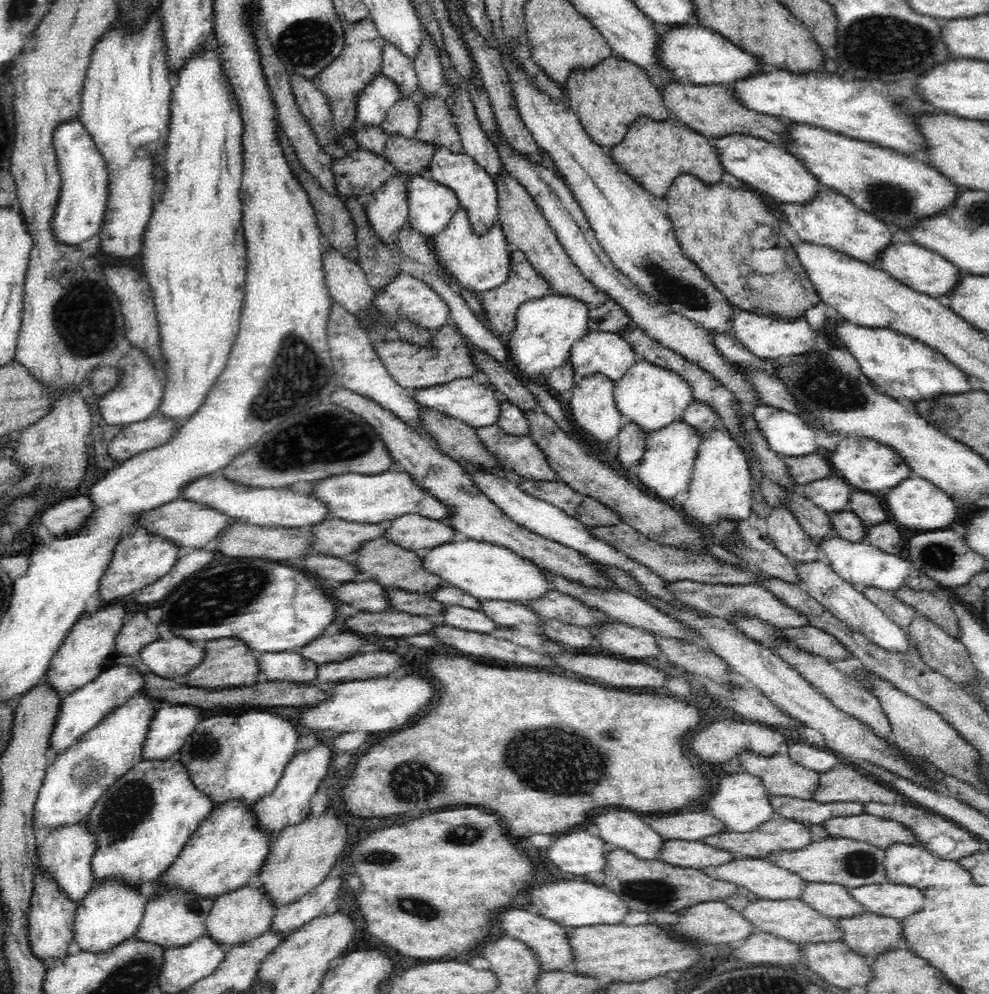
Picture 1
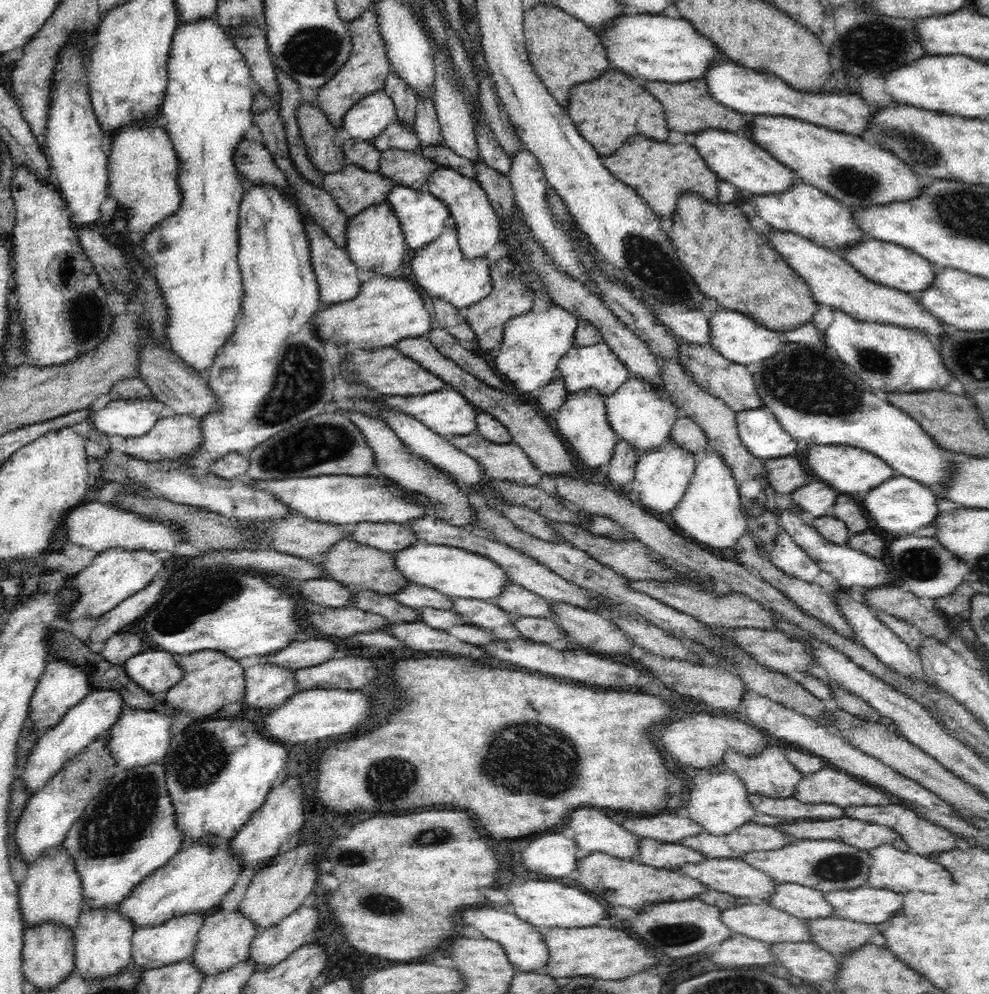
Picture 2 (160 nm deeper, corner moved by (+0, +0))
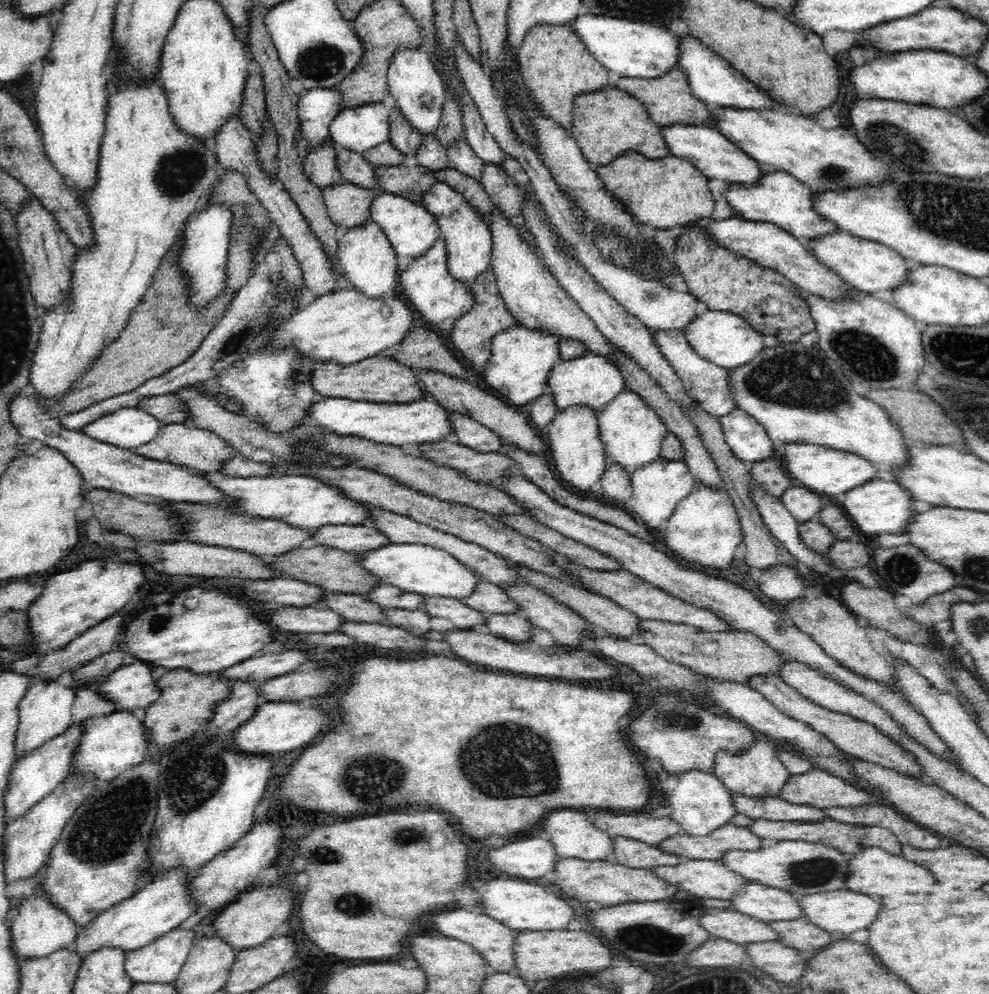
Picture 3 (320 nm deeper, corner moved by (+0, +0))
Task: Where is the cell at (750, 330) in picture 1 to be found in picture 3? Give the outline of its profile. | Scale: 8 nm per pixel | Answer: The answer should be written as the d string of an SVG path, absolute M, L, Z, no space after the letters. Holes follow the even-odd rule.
M707 310L703 314L696 315L695 319L691 320L690 324L688 324L688 328L686 328L686 332L683 334L686 336L686 341L693 348L693 351L701 356L704 360L711 362L716 366L720 366L726 369L735 369L743 364L752 360L762 349L766 348L762 340L764 336L762 334L756 332L746 320L744 320L741 316L736 316L732 312L720 312L720 311L712 311Z

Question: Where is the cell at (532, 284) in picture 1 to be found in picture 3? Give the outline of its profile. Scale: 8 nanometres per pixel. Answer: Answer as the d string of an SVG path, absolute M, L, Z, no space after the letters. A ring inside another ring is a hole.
M489 269L476 276L476 280L470 284L469 288L472 289L474 297L473 307L466 314L451 322L446 336L448 336L450 346L462 356L462 360L466 360L470 368L483 368L489 362L494 336L503 330L512 329L518 325L518 322L513 317L513 313L509 312L501 297L494 271Z

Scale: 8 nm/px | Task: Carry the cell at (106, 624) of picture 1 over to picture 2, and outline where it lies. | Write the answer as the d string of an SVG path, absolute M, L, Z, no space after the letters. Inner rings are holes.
M56 659L49 661L46 665L46 672L40 676L38 686L34 690L32 699L30 700L30 708L27 716L27 724L37 728L38 733L42 734L48 728L54 728L62 716L68 709L79 704L87 693L91 692L90 674L82 668L72 663L68 663L65 659Z

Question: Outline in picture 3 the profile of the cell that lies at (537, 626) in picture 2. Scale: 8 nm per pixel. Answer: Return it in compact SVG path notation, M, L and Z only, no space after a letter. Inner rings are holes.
M517 613L486 615L485 626L494 636L514 643L528 642L531 628L534 627L529 620Z

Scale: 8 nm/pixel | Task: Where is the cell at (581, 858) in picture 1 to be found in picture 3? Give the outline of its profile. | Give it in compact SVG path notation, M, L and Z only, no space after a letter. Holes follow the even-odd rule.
M532 837L510 842L498 850L490 850L487 859L496 870L510 876L540 878L552 872L555 862L560 858L549 840Z

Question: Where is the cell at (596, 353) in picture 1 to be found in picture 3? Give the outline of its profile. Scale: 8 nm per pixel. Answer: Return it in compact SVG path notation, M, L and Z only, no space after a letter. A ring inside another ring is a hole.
M586 352L572 360L558 361L550 371L548 391L553 394L557 412L572 404L585 404L593 408L594 412L600 412L625 386L621 369L616 364L610 364L605 356L600 353Z

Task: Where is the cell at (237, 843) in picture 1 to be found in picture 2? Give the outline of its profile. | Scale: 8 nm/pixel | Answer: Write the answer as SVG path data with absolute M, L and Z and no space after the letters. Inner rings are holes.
M208 836L185 841L182 848L164 865L147 876L122 902L120 911L133 922L134 928L162 924L174 916L212 910L230 892L236 878L244 870L241 853L232 847L232 840Z

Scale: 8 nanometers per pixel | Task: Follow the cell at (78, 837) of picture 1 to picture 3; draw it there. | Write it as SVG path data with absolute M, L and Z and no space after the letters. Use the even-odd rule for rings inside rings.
M34 890L30 898L24 898L22 906L18 908L18 918L14 920L11 928L13 939L13 954L22 957L23 961L30 958L46 957L47 953L56 952L58 948L64 948L74 942L79 932L82 932L84 926L76 924L48 896L40 894L40 890Z

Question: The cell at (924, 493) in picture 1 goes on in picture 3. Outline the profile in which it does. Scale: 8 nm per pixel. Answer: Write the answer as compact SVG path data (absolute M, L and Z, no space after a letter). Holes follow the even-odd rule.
M881 476L872 479L869 483L862 484L861 487L845 492L841 497L840 507L860 532L865 532L866 536L873 538L882 533L904 533L905 528L909 526L910 519L916 514L910 507L912 500L913 496L896 480L888 476Z

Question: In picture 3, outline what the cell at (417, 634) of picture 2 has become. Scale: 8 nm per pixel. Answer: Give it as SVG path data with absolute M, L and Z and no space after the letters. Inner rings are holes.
M346 621L338 627L337 632L350 636L358 644L372 644L378 648L403 648L408 652L426 650L422 647L424 636L397 626Z

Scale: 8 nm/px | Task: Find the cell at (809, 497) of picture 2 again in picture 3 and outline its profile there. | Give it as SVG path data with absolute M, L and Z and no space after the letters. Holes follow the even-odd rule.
M803 486L788 488L779 496L779 499L800 523L815 520L822 506L826 504L826 500L822 500L822 494Z

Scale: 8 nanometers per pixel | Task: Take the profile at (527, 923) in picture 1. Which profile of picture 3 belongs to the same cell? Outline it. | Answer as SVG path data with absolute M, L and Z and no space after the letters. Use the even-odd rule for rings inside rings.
M460 907L460 910L450 910L450 912L440 912L438 916L432 916L432 926L438 930L441 936L461 940L466 944L472 944L477 952L480 952L485 958L485 963L493 968L494 973L513 973L516 968L517 955L514 952L514 943L518 930L508 928L505 924L494 920L492 916L486 916L478 910L466 912Z

